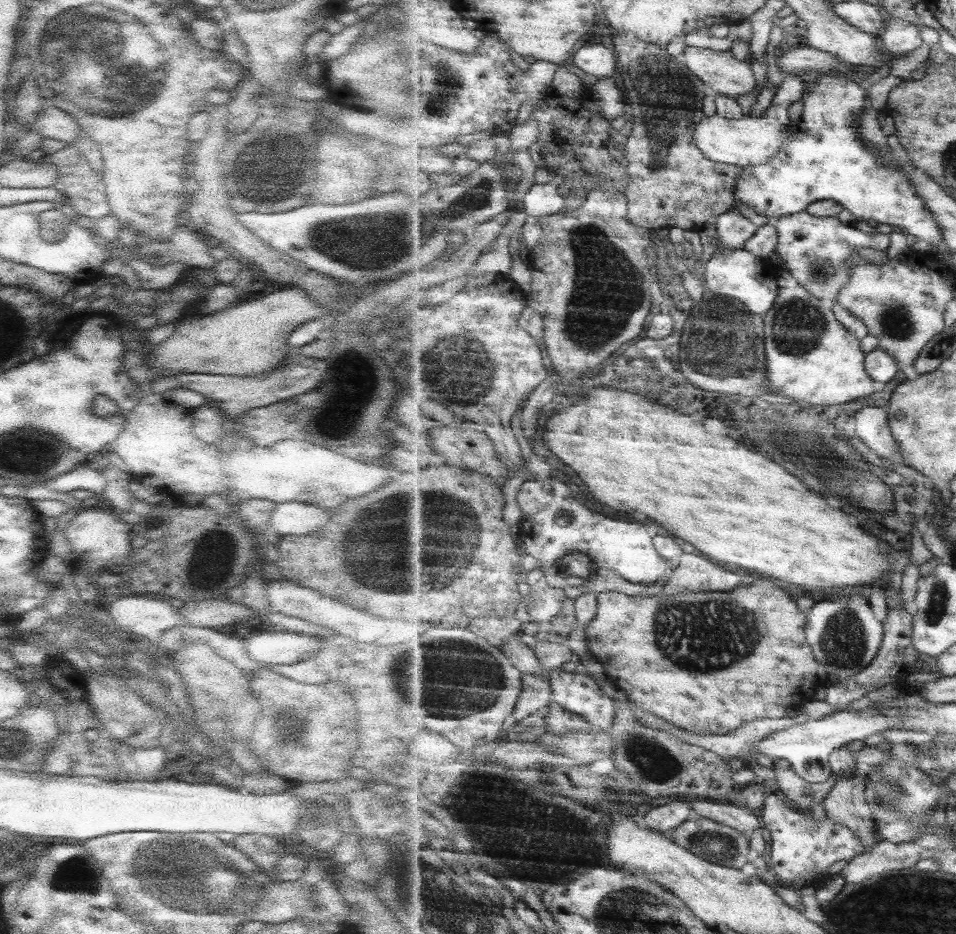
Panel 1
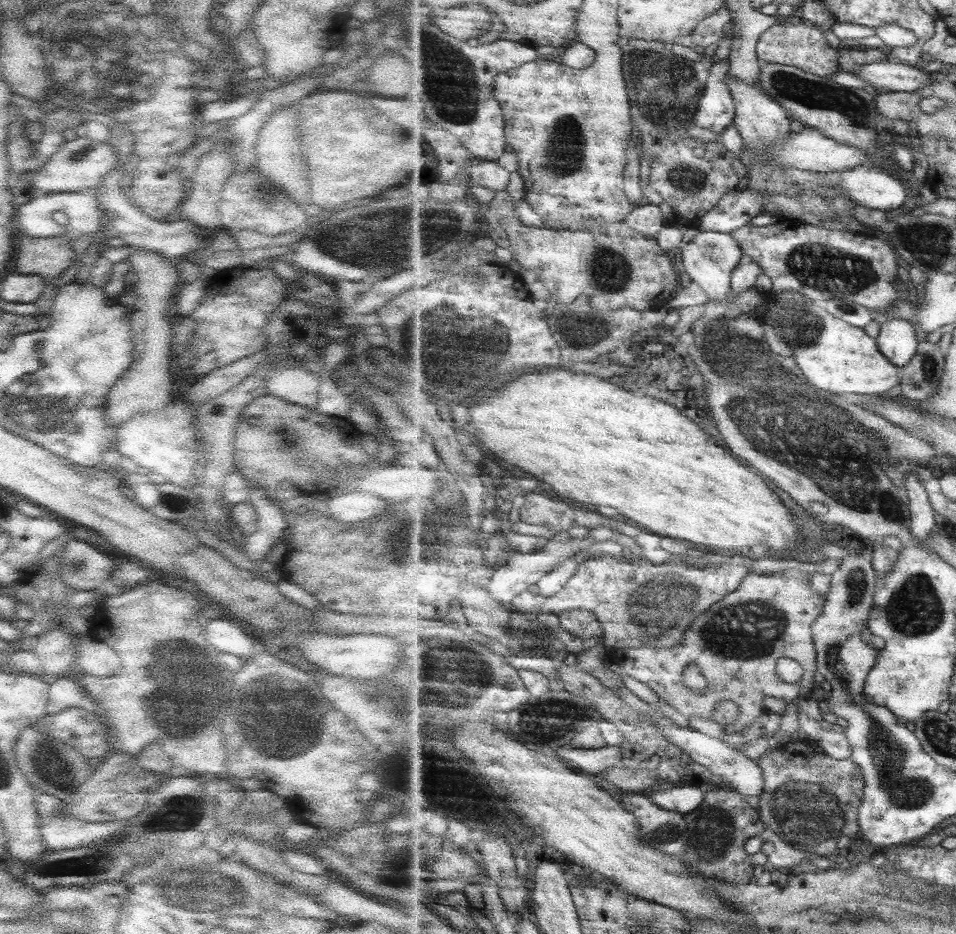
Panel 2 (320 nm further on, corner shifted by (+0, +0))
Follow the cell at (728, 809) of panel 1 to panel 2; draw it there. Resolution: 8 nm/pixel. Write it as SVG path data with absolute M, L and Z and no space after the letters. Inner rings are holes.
M776 833L763 840L761 852L767 856L767 868L788 868L791 873L809 869L809 854L789 845Z

